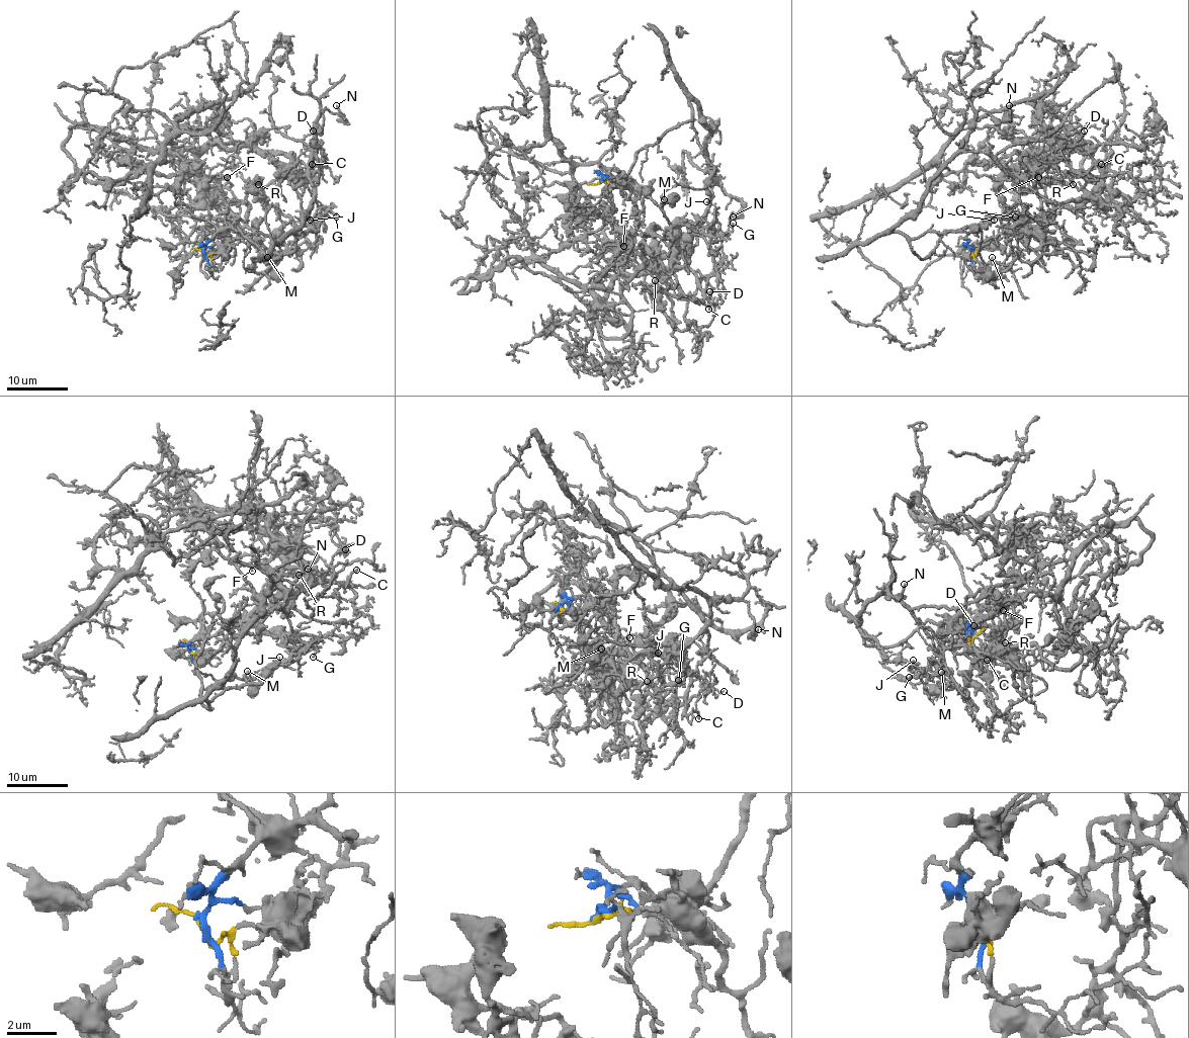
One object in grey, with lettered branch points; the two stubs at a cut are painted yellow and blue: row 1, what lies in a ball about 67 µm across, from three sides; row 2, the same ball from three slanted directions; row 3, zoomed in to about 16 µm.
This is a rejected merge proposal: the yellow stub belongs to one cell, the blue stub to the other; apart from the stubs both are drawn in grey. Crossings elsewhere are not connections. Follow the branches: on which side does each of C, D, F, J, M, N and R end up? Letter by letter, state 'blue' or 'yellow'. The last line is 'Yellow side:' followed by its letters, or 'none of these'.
C: yellow
D: yellow
F: yellow
J: blue
M: blue
N: blue
R: yellow
Yellow side: C, D, F, R

